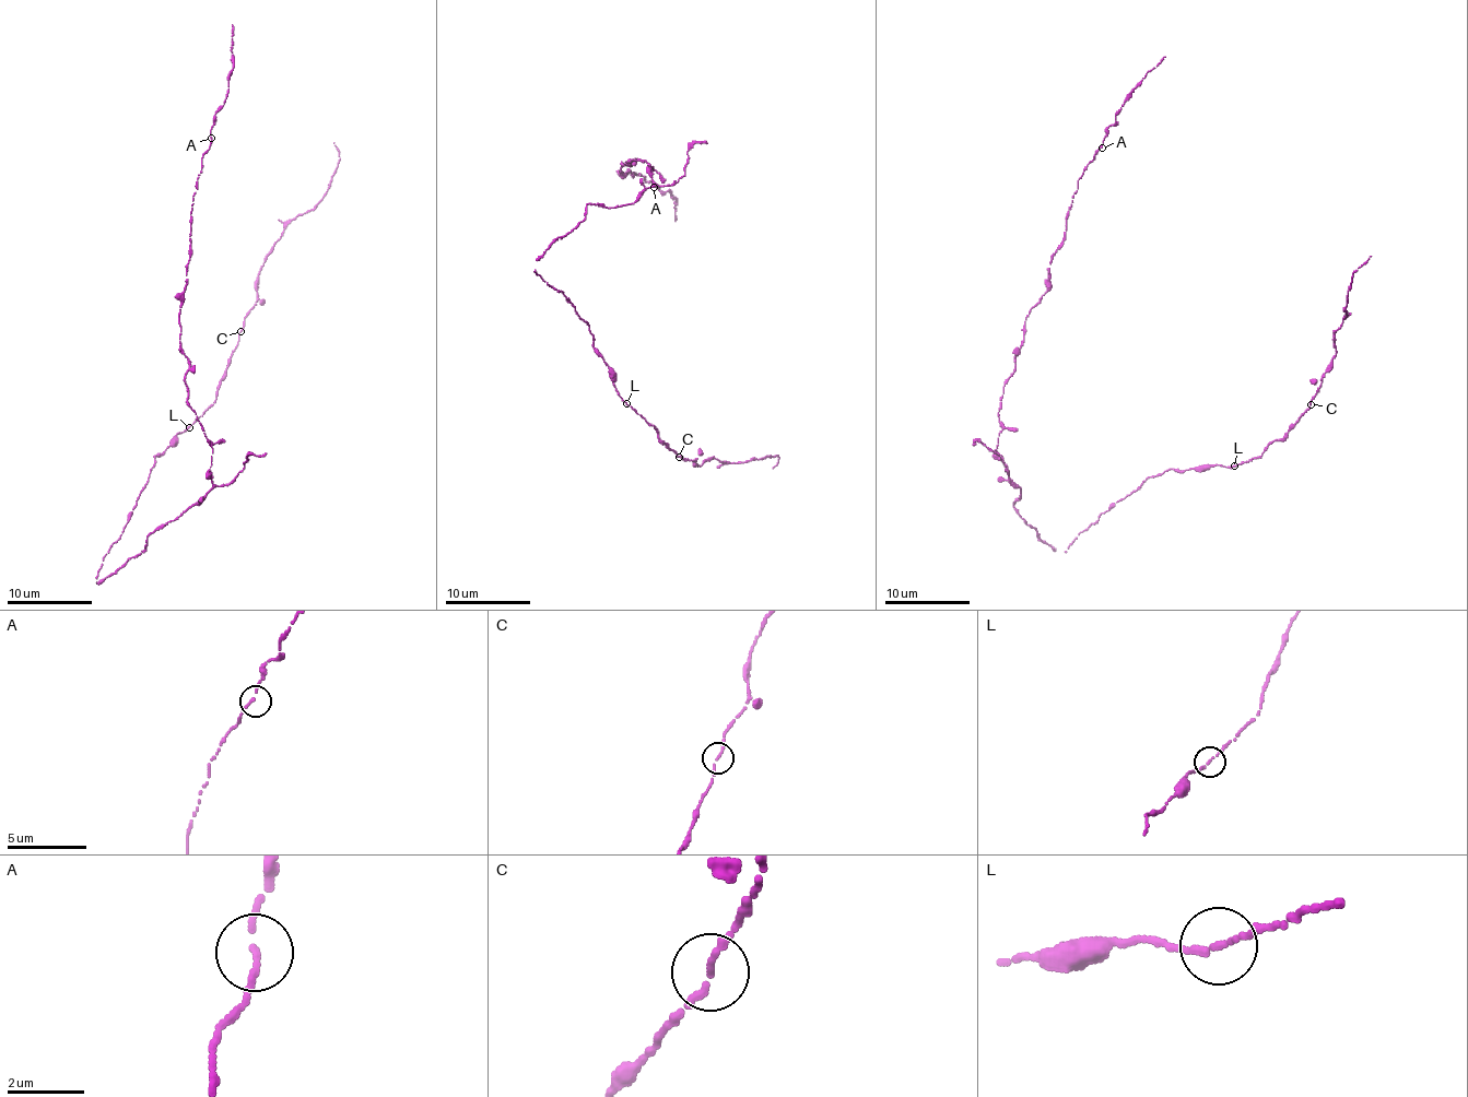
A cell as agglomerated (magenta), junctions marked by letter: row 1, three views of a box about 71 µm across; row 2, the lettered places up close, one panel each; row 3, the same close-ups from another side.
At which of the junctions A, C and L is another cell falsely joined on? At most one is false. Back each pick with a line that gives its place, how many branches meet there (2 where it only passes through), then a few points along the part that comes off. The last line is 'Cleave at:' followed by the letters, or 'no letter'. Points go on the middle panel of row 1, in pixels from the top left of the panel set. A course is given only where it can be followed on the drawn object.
Cleave at: no letter

